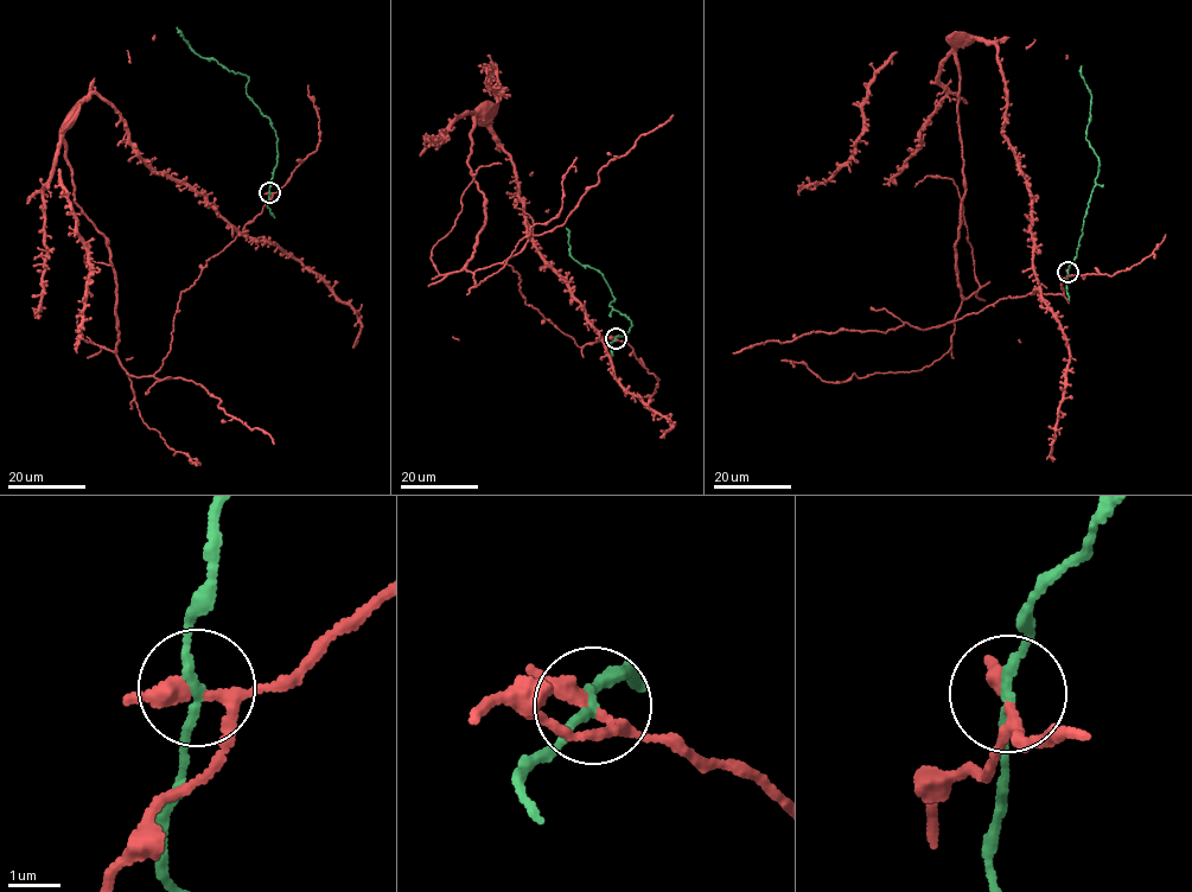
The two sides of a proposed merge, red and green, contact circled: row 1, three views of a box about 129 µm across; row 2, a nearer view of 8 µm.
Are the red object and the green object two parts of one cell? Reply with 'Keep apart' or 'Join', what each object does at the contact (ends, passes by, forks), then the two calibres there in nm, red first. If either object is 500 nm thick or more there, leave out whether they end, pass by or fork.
Keep apart. At the ring red forks. At the ring green passes by. Thickness 200 nm (red) against 140 nm

